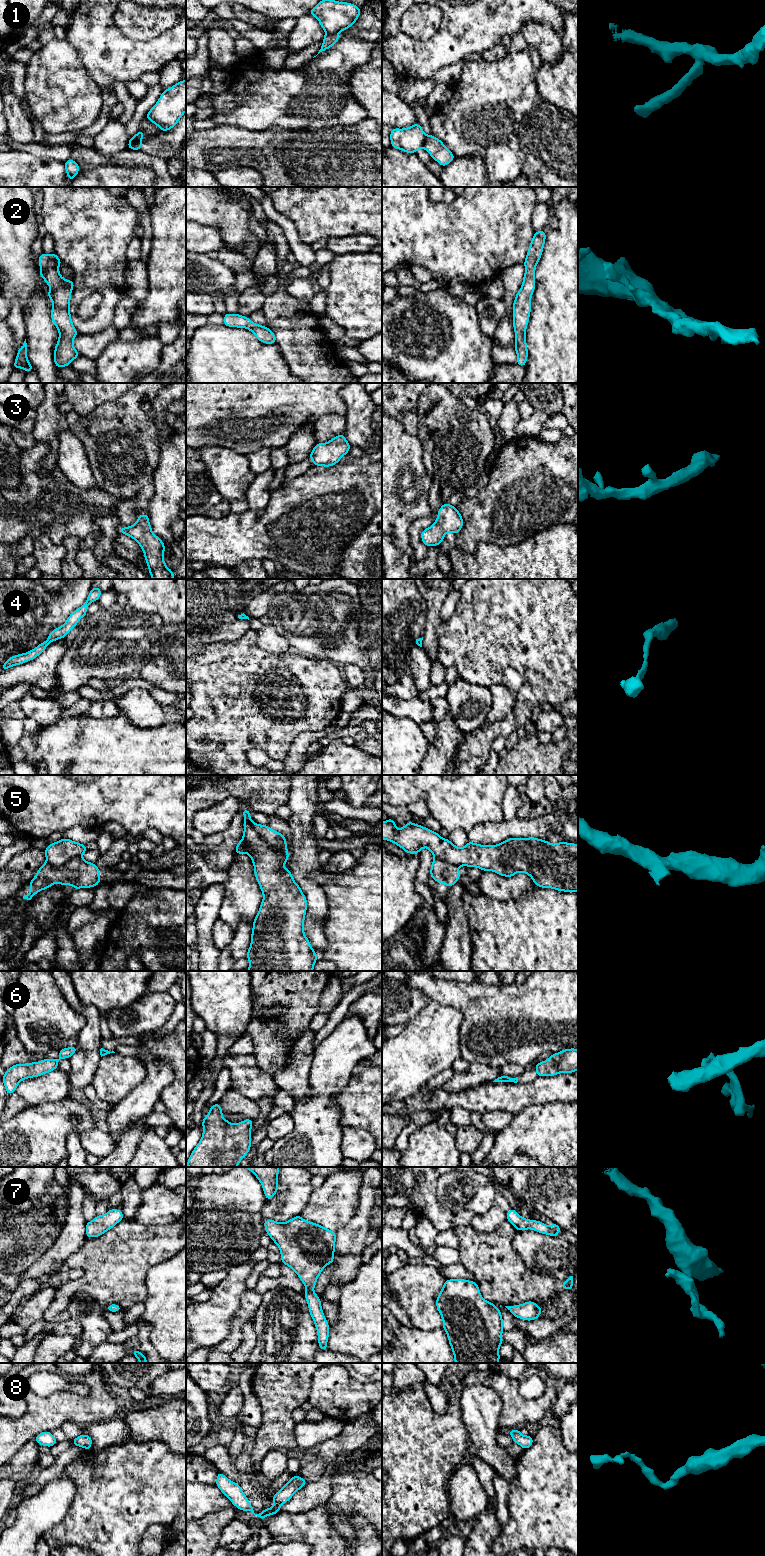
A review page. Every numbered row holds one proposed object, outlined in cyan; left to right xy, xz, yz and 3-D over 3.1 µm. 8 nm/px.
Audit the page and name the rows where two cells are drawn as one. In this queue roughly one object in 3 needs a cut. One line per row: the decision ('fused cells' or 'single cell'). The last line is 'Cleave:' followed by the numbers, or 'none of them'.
1: fused cells
2: single cell
3: single cell
4: single cell
5: fused cells
6: single cell
7: single cell
8: single cell
Cleave: 1, 5

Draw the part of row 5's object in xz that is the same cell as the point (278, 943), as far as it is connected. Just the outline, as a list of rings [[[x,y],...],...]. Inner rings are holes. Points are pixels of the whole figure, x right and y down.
[[[243,808],[242,813],[246,852],[253,862],[255,878],[263,893],[263,900],[253,921],[251,944],[246,954],[249,959],[248,971],[313,971],[318,955],[304,933],[307,899],[293,879],[290,869],[284,868],[289,853],[268,845],[254,830],[251,812]]]

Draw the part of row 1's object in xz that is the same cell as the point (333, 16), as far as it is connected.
[[[322,0],[308,14],[318,19],[326,34],[338,35],[353,26],[360,12],[360,7],[352,3]]]

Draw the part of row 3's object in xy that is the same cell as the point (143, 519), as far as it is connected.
[[[140,514],[137,522],[128,527],[120,527],[119,532],[133,538],[144,552],[145,561],[152,579],[173,579],[173,570],[164,562],[165,544],[153,532],[148,514]]]

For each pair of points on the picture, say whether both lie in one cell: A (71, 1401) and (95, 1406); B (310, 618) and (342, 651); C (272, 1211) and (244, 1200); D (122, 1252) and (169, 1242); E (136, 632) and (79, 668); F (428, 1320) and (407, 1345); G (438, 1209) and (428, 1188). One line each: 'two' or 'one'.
A: one
B: one
C: two
D: one
E: one
F: two
G: one

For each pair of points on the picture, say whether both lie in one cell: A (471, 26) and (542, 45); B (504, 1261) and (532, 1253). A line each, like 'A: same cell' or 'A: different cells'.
A: different cells
B: different cells

